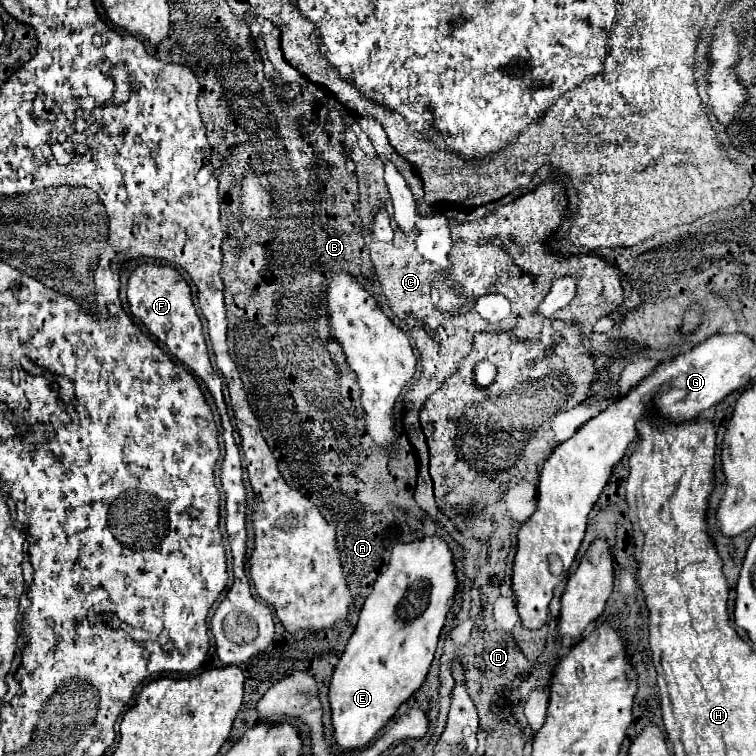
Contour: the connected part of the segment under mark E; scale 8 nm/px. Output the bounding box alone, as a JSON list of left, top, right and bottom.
[329,536,459,750]

